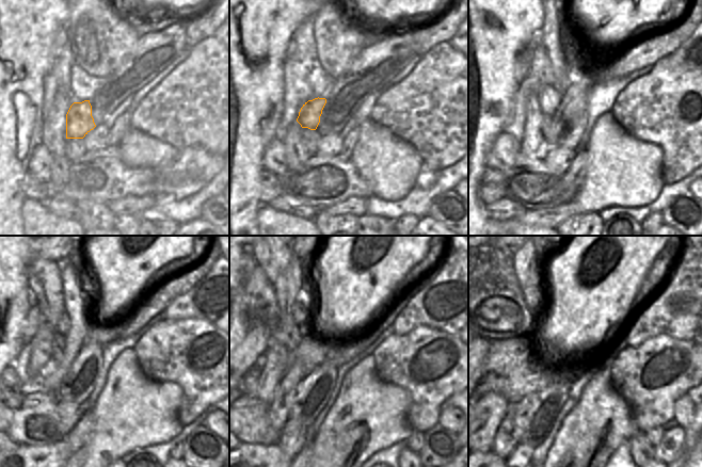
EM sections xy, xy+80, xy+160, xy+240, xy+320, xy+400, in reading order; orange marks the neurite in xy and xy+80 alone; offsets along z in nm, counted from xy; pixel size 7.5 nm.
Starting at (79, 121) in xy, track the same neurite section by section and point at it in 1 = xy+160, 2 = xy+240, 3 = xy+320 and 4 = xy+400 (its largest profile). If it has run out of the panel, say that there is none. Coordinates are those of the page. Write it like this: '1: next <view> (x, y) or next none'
1: next xy+160 (549, 98)
2: next xy+240 (62, 328)
3: next xy+320 (300, 311)
4: next xy+400 (533, 295)

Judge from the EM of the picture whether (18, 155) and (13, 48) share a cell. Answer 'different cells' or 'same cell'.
same cell

